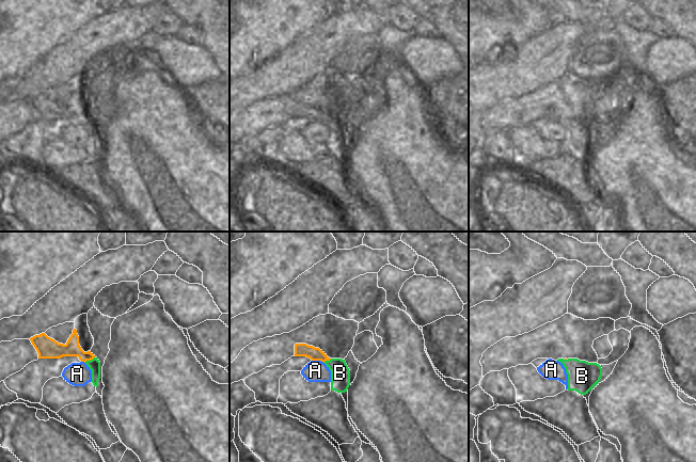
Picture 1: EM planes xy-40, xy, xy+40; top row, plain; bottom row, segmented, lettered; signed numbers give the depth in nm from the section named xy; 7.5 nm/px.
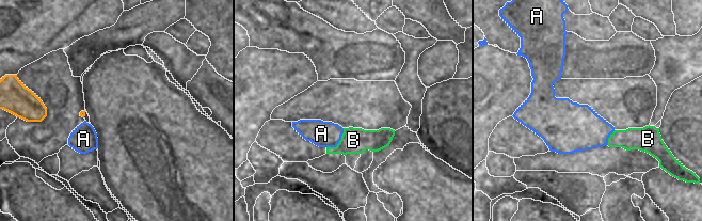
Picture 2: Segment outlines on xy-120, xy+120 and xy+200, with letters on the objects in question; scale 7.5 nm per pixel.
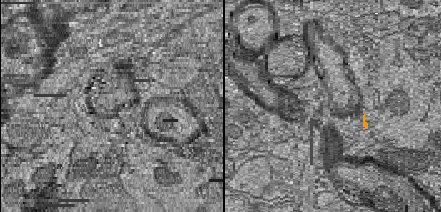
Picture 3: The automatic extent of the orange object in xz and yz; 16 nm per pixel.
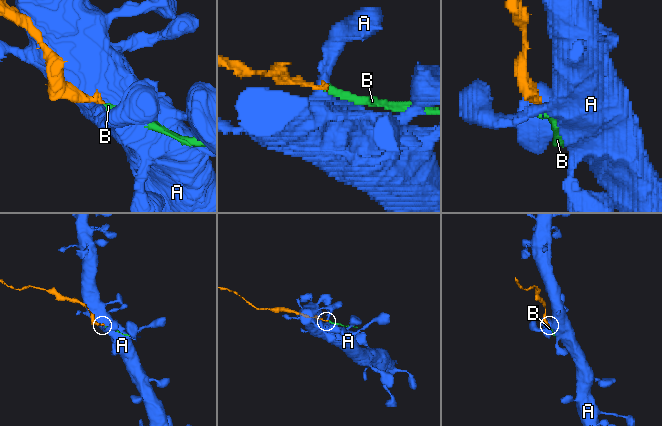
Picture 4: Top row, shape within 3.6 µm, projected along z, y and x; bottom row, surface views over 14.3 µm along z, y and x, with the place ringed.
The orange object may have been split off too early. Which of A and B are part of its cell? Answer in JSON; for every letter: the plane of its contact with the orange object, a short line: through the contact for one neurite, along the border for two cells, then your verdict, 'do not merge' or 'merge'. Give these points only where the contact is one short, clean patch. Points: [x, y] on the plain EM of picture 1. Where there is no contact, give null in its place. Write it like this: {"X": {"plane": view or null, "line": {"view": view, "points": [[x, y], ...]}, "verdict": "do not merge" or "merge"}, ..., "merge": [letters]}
{"A": {"plane": "xy", "line": {"view": "xy", "points": [[312, 121], [320, 121], [323, 124]]}, "verdict": "do not merge"}, "B": {"plane": "xy-40", "line": {"view": "xy-40", "points": [[72, 109], [89, 121], [94, 125]]}, "verdict": "merge"}, "merge": ["B"]}

